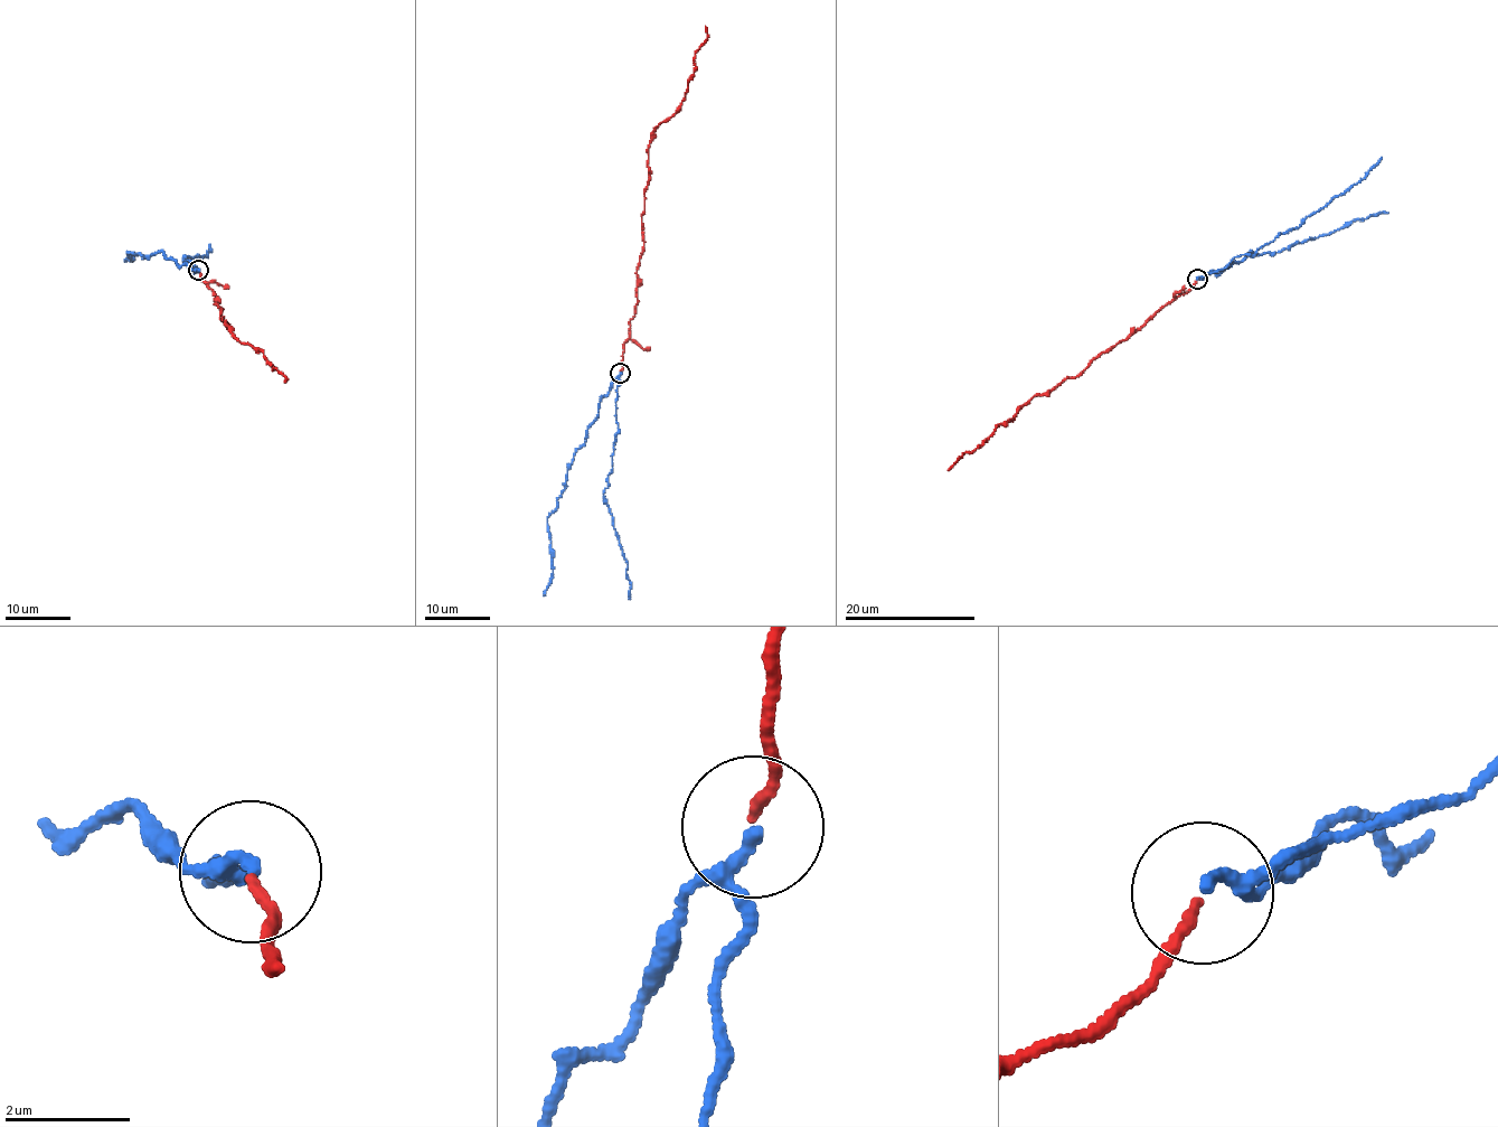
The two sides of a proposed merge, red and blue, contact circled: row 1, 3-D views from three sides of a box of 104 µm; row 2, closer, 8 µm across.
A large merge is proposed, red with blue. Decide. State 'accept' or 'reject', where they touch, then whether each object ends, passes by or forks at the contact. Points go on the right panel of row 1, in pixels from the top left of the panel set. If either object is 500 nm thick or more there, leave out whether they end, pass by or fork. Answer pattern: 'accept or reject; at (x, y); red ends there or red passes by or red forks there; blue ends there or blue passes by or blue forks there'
accept; at (1197, 279); red ends there; blue passes by

